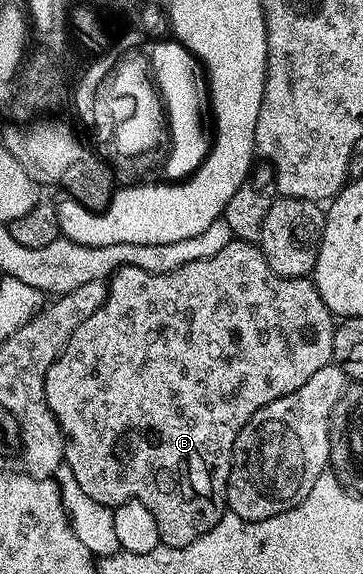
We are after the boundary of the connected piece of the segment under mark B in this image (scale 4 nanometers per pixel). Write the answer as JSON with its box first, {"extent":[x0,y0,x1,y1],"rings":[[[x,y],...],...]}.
{"extent":[45,239,335,547],"rings":[[[236,239],[229,242],[219,255],[211,255],[207,259],[195,259],[195,263],[187,263],[175,271],[152,273],[139,267],[119,267],[107,281],[107,296],[103,307],[91,315],[91,319],[83,319],[79,327],[71,335],[71,339],[63,347],[63,351],[51,363],[45,376],[45,398],[55,415],[65,437],[64,464],[71,467],[71,475],[79,487],[95,503],[103,503],[110,507],[123,505],[128,501],[138,501],[151,511],[158,525],[160,544],[171,547],[187,547],[187,543],[195,543],[227,512],[225,488],[229,482],[229,472],[233,462],[233,448],[239,431],[267,403],[275,403],[275,399],[283,399],[283,395],[291,395],[291,391],[299,391],[319,367],[327,367],[333,359],[333,330],[335,315],[323,303],[316,285],[309,277],[280,277],[271,271],[267,259],[256,244]]]}

